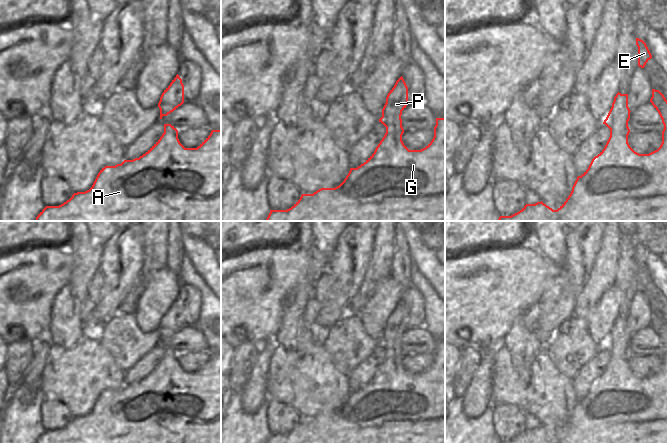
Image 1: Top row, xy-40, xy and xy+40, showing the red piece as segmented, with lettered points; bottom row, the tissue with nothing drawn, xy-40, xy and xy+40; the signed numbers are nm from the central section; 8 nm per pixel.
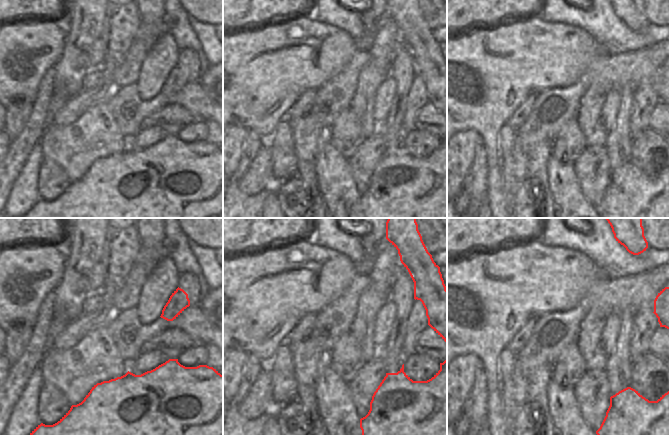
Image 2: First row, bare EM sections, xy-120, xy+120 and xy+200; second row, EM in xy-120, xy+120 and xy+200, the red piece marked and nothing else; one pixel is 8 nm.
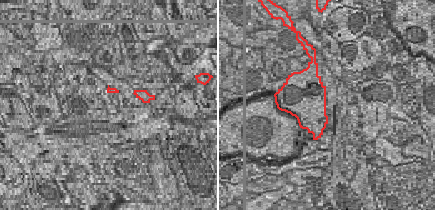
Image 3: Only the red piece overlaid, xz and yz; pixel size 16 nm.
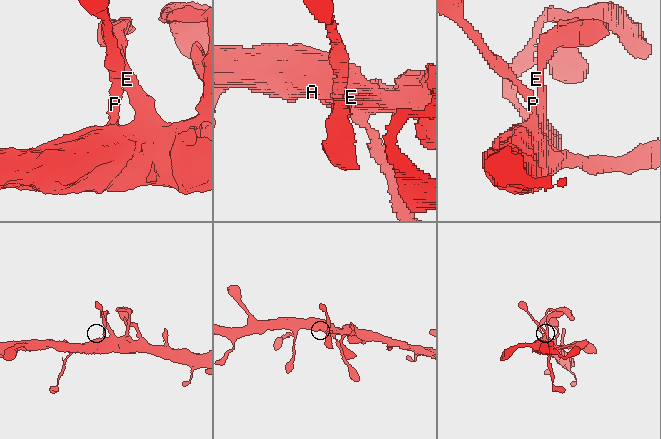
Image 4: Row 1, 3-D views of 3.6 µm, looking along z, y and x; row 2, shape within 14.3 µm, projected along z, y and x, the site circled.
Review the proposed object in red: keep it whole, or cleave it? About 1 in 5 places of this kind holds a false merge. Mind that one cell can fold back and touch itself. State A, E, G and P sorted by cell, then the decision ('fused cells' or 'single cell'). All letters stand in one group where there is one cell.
groups A E G P; single cell

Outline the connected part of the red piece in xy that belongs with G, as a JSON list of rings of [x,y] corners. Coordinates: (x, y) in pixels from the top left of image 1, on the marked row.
[[[401,76],[386,97],[386,103],[382,109],[382,117],[379,119],[386,127],[386,133],[374,153],[357,168],[350,168],[344,181],[335,188],[321,188],[313,194],[302,194],[300,199],[287,210],[270,210],[266,221],[445,221],[445,118],[436,118],[434,137],[432,141],[421,150],[409,150],[402,141],[404,129],[402,127],[402,111],[408,105],[408,87]]]

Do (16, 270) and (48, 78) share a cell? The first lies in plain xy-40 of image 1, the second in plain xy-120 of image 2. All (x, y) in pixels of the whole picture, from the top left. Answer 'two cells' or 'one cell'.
two cells

